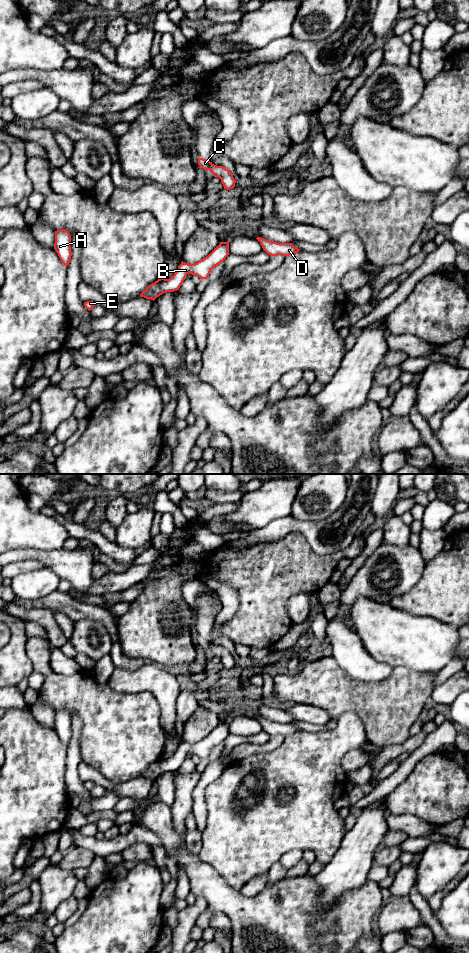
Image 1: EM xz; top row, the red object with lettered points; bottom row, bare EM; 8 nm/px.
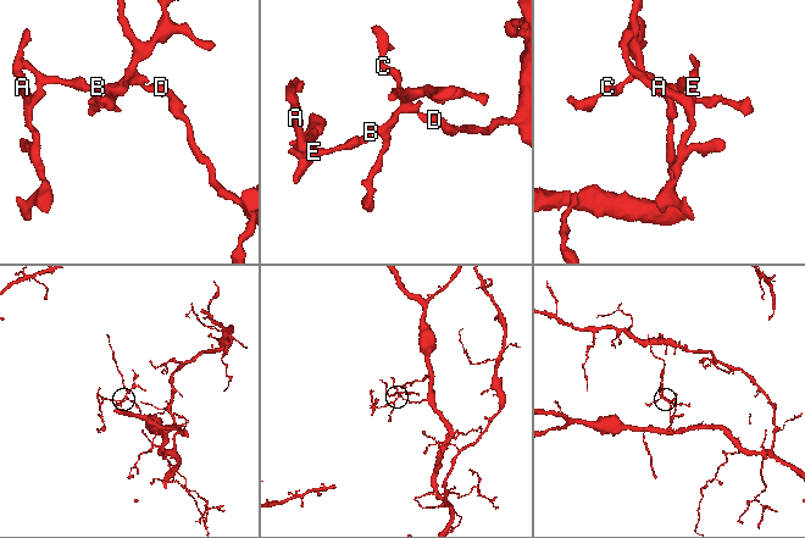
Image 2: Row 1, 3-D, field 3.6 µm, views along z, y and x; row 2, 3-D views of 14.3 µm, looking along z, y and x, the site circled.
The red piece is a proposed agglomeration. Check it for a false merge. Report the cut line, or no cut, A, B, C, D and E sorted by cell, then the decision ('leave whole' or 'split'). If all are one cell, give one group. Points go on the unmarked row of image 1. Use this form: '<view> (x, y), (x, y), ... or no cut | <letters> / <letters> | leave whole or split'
no cut | A B C D E | leave whole

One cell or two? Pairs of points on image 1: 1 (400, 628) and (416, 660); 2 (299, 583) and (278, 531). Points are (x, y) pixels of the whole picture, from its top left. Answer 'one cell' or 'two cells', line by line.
1: one cell
2: two cells

